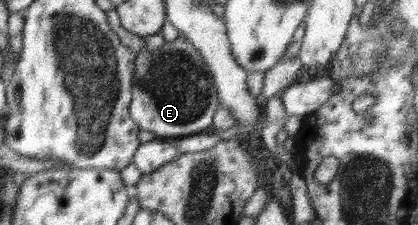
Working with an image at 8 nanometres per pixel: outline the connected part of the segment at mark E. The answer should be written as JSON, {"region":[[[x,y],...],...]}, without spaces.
{"region":[[[183,36],[175,40],[166,40],[163,45],[160,45],[158,49],[154,49],[154,51],[148,51],[146,41],[144,41],[144,43],[145,46],[135,53],[135,61],[133,62],[134,74],[132,74],[132,86],[130,86],[130,93],[132,93],[130,117],[134,119],[134,123],[136,123],[142,131],[152,131],[159,139],[163,137],[184,137],[197,133],[209,132],[213,124],[215,111],[218,109],[219,105],[218,91],[216,91],[212,72],[205,61],[201,59],[199,52]]]}

